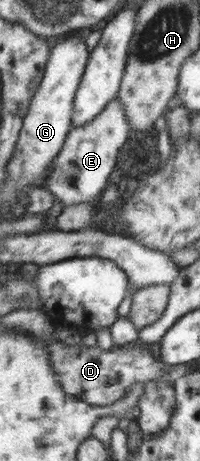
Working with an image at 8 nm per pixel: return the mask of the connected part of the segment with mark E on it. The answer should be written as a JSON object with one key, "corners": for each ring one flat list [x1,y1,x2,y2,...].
{"corners":[[115,99,103,114,85,127,73,127,64,149,54,161,49,189,56,195,56,199,64,206,75,206,91,203,91,199,100,197,105,188,111,184,109,177,115,169,121,147,129,139,129,131,131,123,127,120,119,99]]}

